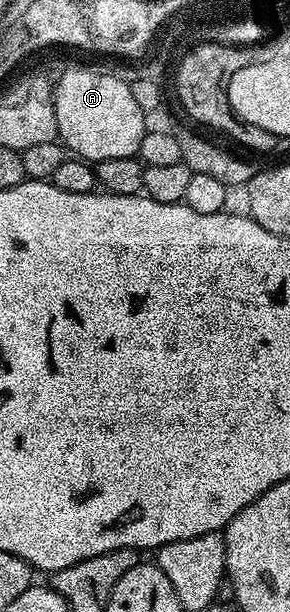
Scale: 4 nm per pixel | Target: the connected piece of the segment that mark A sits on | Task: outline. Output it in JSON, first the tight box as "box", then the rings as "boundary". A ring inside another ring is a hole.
{"box":[53,70,148,164],"boundary":[[[66,70],[59,76],[58,82],[56,78],[53,88],[58,138],[71,155],[91,164],[116,157],[133,158],[137,155],[140,140],[148,129],[147,115],[140,104],[136,104],[127,79],[117,78],[114,74],[101,74],[98,70]]]}

